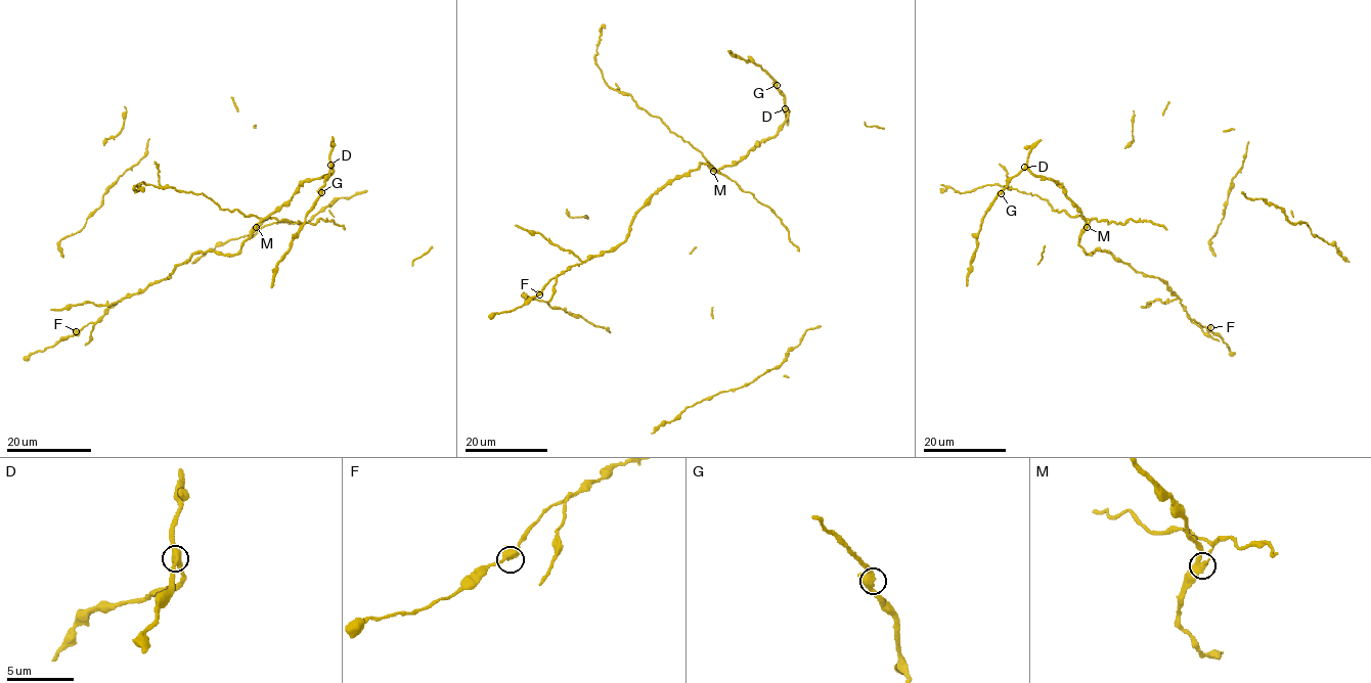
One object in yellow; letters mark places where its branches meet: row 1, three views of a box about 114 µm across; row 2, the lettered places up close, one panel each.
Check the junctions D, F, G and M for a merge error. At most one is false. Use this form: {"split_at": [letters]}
{"split_at": ["M"]}

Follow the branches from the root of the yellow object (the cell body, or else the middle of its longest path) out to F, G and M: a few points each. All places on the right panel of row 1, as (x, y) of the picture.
F: (1119, 262), (1164, 281), (1180, 300), (1187, 315), (1206, 328), (1210, 327)
G: (1119, 262), (1110, 253), (1086, 253), (1079, 244), (1086, 224), (1081, 210), (1054, 180), (1022, 169), (1001, 193)
M: (1119, 262), (1110, 253), (1086, 253), (1079, 244), (1079, 236), (1087, 226)

